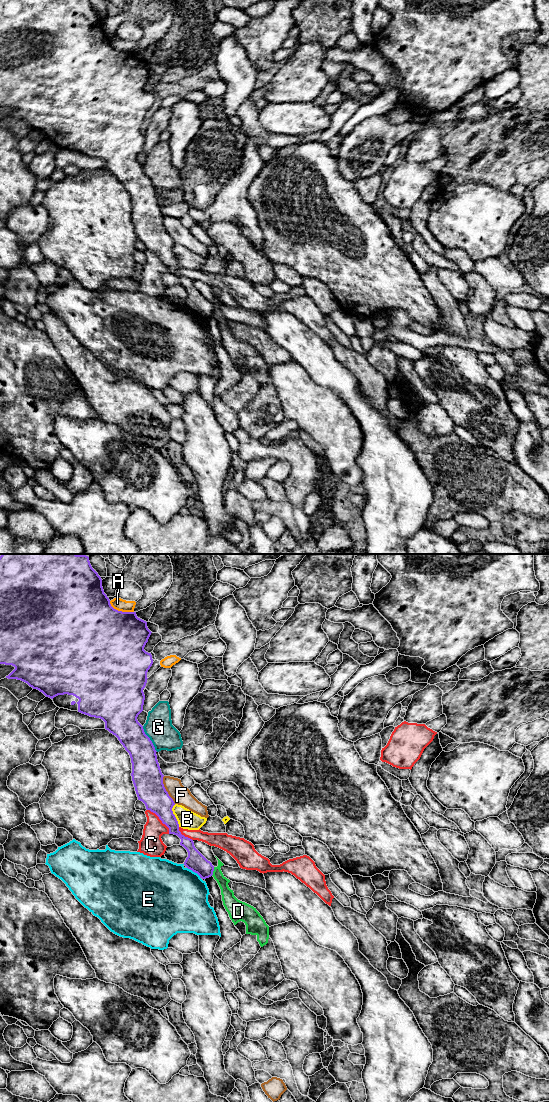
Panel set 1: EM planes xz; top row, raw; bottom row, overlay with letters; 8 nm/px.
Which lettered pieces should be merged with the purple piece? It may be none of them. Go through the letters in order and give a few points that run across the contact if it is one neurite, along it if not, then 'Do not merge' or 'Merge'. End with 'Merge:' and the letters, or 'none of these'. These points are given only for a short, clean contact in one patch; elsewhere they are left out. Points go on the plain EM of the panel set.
A: Do not merge
B: Do not merge
C: Line: xz (147, 249), (158, 257), (168, 268), (169, 273). Do not merge
D: Line: xz (214, 307), (211, 315). Do not merge
E: Do not merge
F: Line: xz (163, 216), (163, 226), (175, 243). Do not merge
G: Line: xz (142, 166), (145, 174), (157, 191). Do not merge
Merge: none of these

